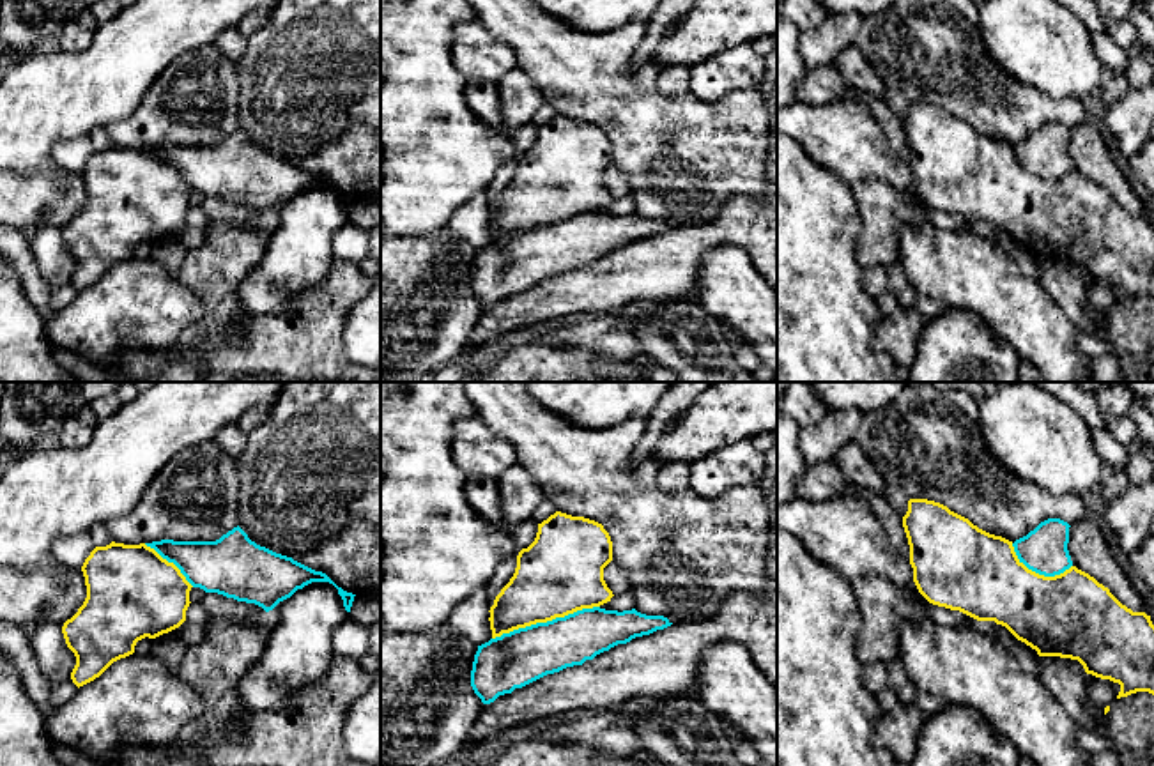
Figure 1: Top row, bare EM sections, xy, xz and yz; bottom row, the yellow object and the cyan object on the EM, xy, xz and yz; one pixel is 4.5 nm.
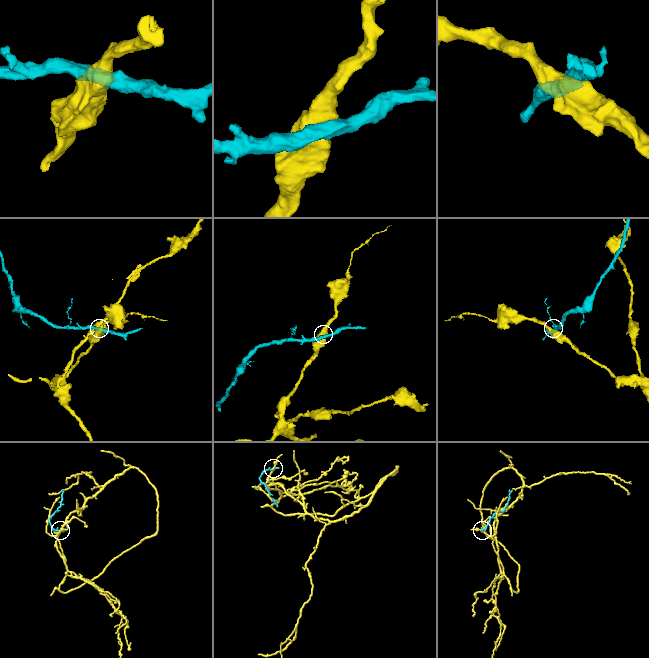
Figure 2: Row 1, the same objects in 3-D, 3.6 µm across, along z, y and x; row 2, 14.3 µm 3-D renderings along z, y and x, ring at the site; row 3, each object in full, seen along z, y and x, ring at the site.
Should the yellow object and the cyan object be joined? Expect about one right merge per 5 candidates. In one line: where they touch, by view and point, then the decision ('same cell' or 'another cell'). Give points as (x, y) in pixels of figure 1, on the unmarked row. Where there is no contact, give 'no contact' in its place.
meets yellow in xz at (546, 225); another cell

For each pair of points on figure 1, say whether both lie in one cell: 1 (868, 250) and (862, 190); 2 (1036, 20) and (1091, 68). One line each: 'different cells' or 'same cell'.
1: same cell
2: same cell

